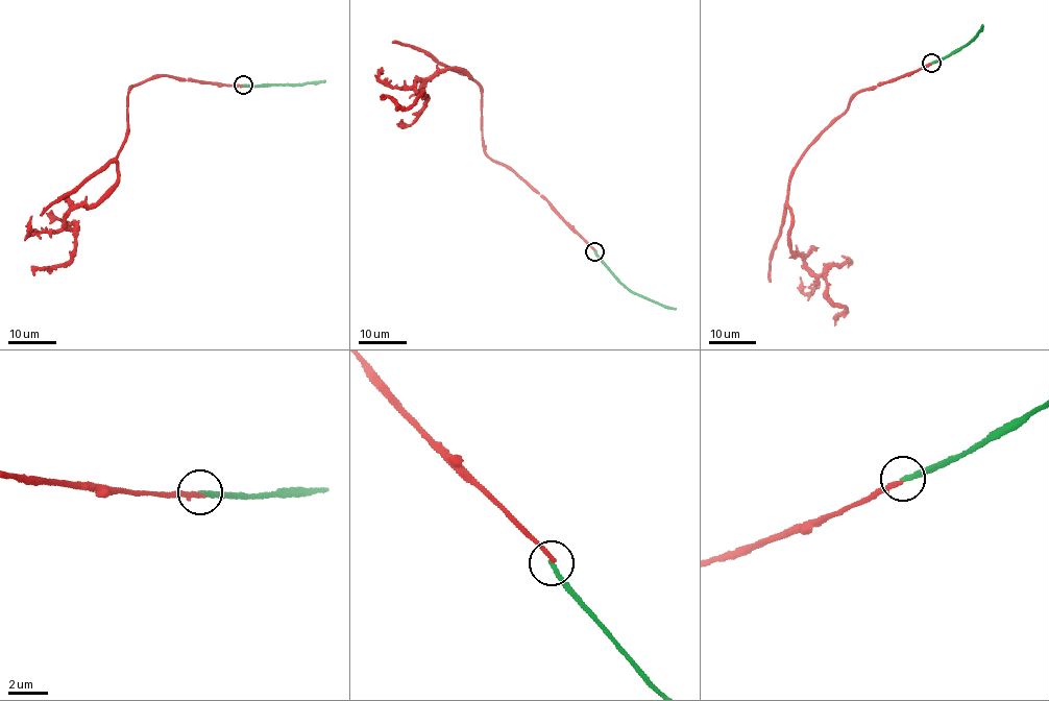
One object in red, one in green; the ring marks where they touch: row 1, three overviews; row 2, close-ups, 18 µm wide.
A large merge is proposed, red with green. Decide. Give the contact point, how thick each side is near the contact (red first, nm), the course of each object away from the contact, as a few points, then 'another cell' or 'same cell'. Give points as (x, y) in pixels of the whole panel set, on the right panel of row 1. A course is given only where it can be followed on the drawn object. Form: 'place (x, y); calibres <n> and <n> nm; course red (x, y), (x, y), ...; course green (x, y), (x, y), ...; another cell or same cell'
place (931, 63); calibres 240 and 240 nm; course red (931, 64), (855, 94), (794, 169), (787, 201), (790, 248), (825, 276), (834, 304), (845, 307), (834, 325); course green (931, 63), (945, 58), (967, 44), (982, 25); another cell

